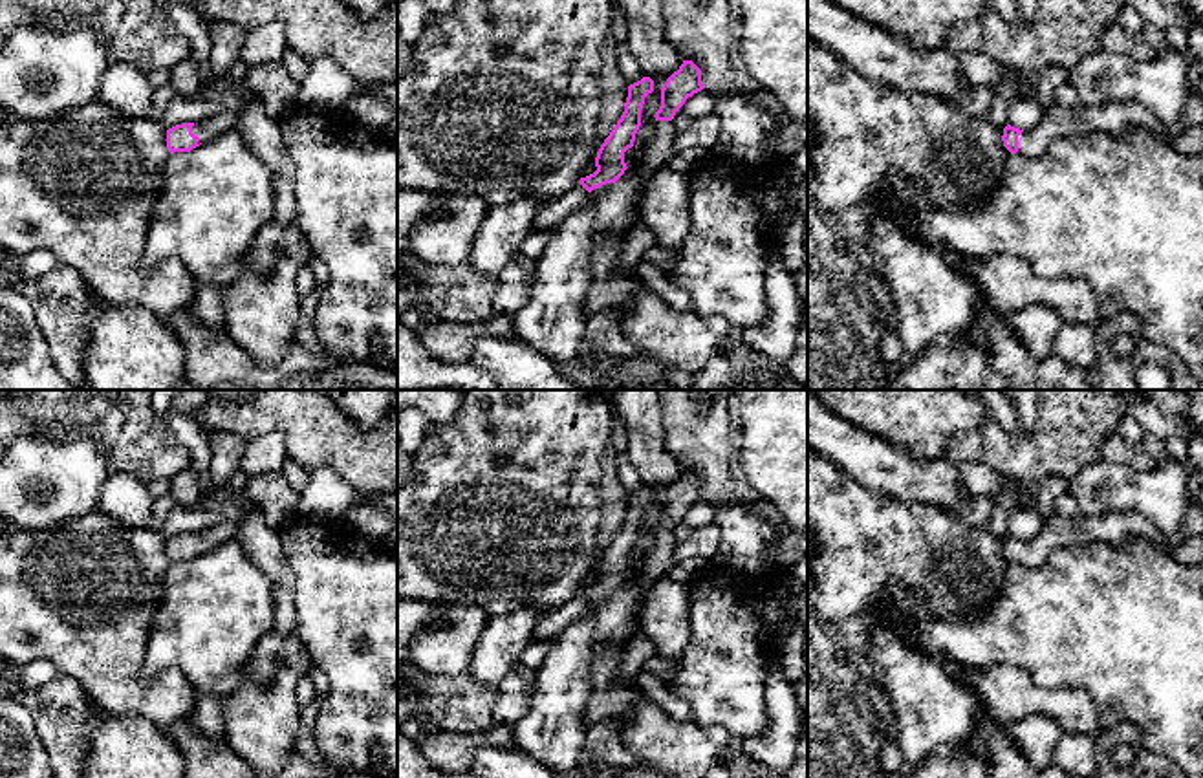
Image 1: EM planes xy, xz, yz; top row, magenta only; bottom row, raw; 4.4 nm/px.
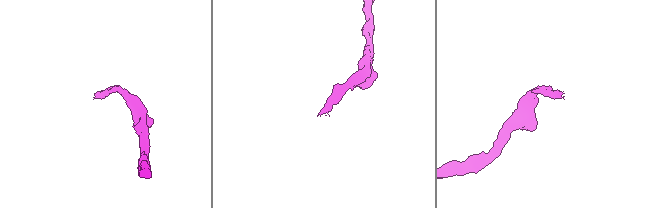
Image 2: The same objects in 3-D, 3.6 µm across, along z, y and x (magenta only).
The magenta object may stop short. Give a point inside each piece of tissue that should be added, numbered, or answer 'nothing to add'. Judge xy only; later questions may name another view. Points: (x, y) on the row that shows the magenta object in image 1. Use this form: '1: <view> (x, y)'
1: xy (218, 123)

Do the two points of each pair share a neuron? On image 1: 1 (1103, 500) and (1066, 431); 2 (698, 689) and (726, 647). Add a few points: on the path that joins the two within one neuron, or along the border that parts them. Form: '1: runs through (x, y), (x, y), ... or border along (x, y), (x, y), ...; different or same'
1: border along (1101, 458), (1084, 465), (1068, 480); different
2: runs through (709, 678), (724, 663), (724, 658); same

